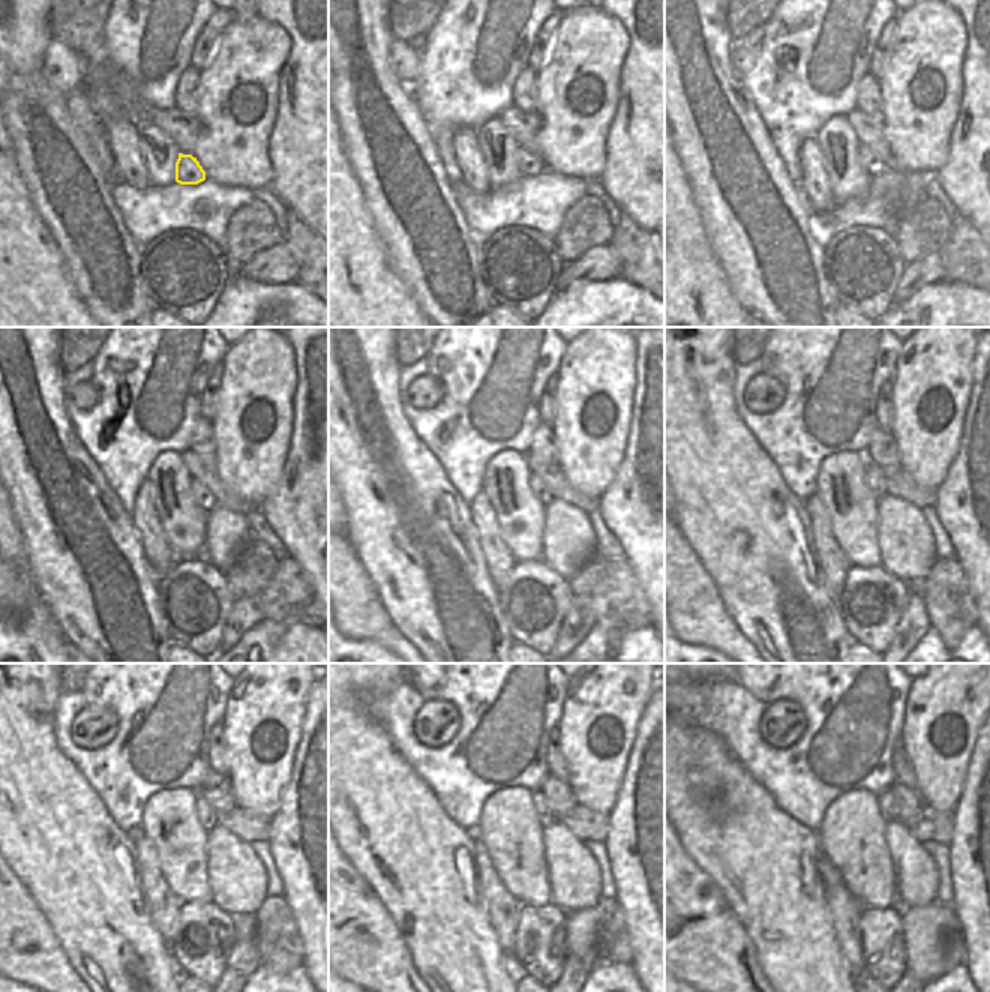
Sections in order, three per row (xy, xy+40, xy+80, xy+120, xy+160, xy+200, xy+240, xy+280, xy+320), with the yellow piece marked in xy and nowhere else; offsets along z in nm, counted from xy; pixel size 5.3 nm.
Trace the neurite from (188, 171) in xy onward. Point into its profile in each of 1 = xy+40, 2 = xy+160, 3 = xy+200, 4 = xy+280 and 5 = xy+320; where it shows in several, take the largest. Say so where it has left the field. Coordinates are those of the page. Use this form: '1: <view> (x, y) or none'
1: xy+40 (528, 164)
2: xy+160 (536, 485)
3: xy+200 (873, 477)
4: xy+280 (543, 812)
5: xy+320 (887, 805)

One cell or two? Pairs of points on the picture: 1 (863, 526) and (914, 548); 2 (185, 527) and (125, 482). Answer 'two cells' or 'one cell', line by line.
1: two cells
2: two cells

